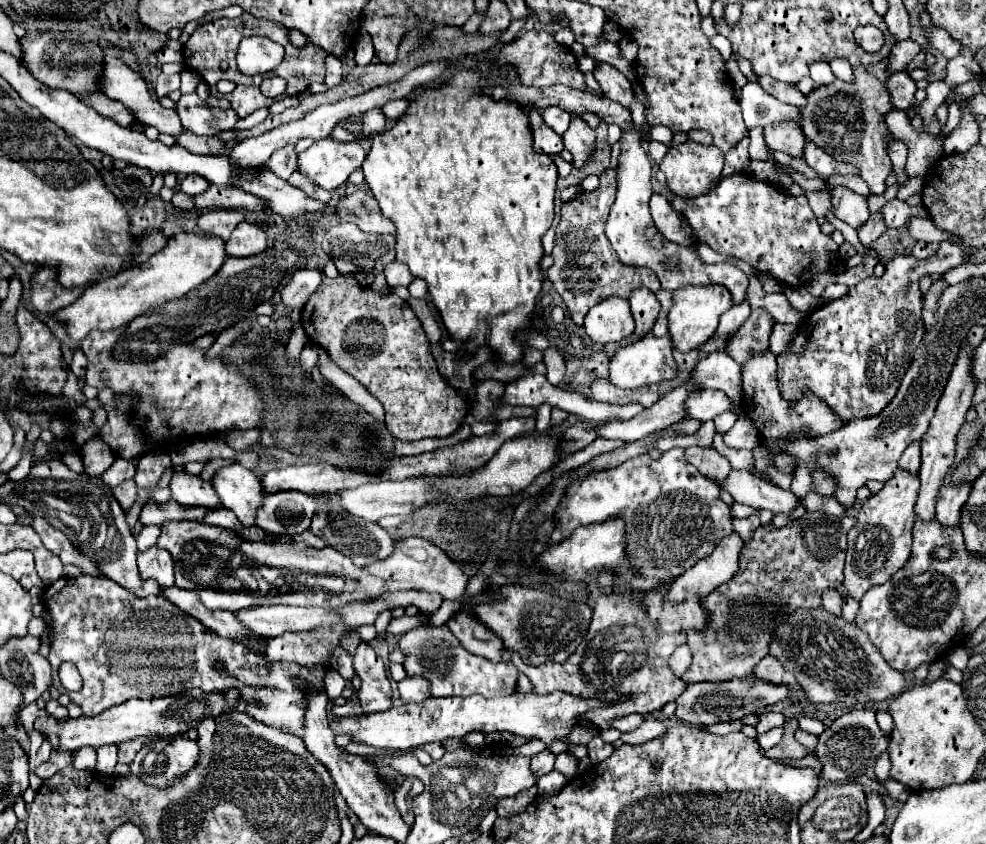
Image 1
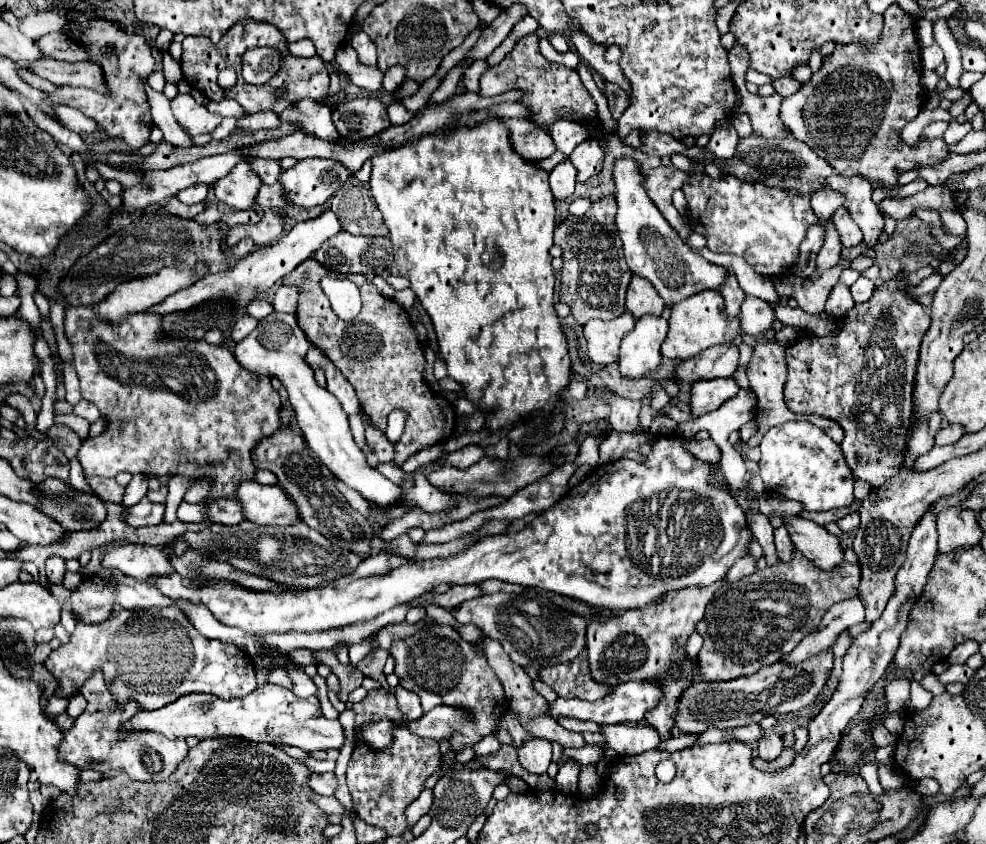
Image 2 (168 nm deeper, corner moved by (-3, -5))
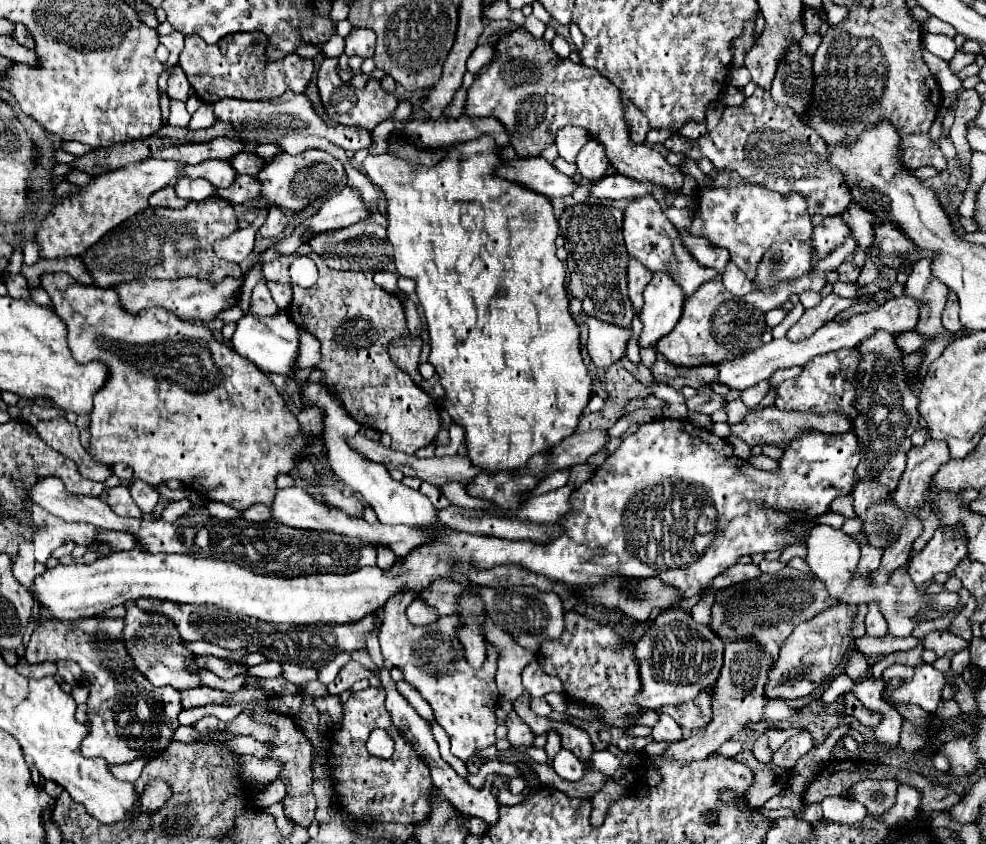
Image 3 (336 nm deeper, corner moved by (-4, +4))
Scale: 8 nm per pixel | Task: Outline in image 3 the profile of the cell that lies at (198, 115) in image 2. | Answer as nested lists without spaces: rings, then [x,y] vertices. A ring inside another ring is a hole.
[[[176,65],[170,73],[170,79],[168,79],[168,97],[186,101],[188,99],[188,83],[186,81],[188,79],[184,75],[184,69],[180,65]]]

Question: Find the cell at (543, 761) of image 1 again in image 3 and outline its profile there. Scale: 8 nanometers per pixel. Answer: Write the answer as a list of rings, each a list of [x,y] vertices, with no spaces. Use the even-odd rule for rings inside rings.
[[[512,709],[504,721],[504,725],[508,727],[508,741],[512,747],[532,747],[532,739],[534,733],[530,731],[530,727],[520,719],[520,715],[516,715],[516,711]]]

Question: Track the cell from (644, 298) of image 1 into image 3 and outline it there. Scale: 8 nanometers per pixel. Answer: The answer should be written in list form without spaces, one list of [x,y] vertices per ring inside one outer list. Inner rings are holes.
[[[630,259],[628,261],[628,291],[630,291],[630,301],[634,305],[636,311],[640,311],[642,307],[642,291],[644,287],[650,283],[652,273],[638,261],[638,259]]]

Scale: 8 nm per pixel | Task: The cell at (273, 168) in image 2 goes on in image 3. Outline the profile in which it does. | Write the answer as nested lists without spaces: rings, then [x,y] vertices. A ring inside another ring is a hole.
[[[240,151],[230,159],[232,167],[236,167],[236,173],[248,173],[248,175],[256,175],[262,167],[262,159],[258,159],[252,151]]]

